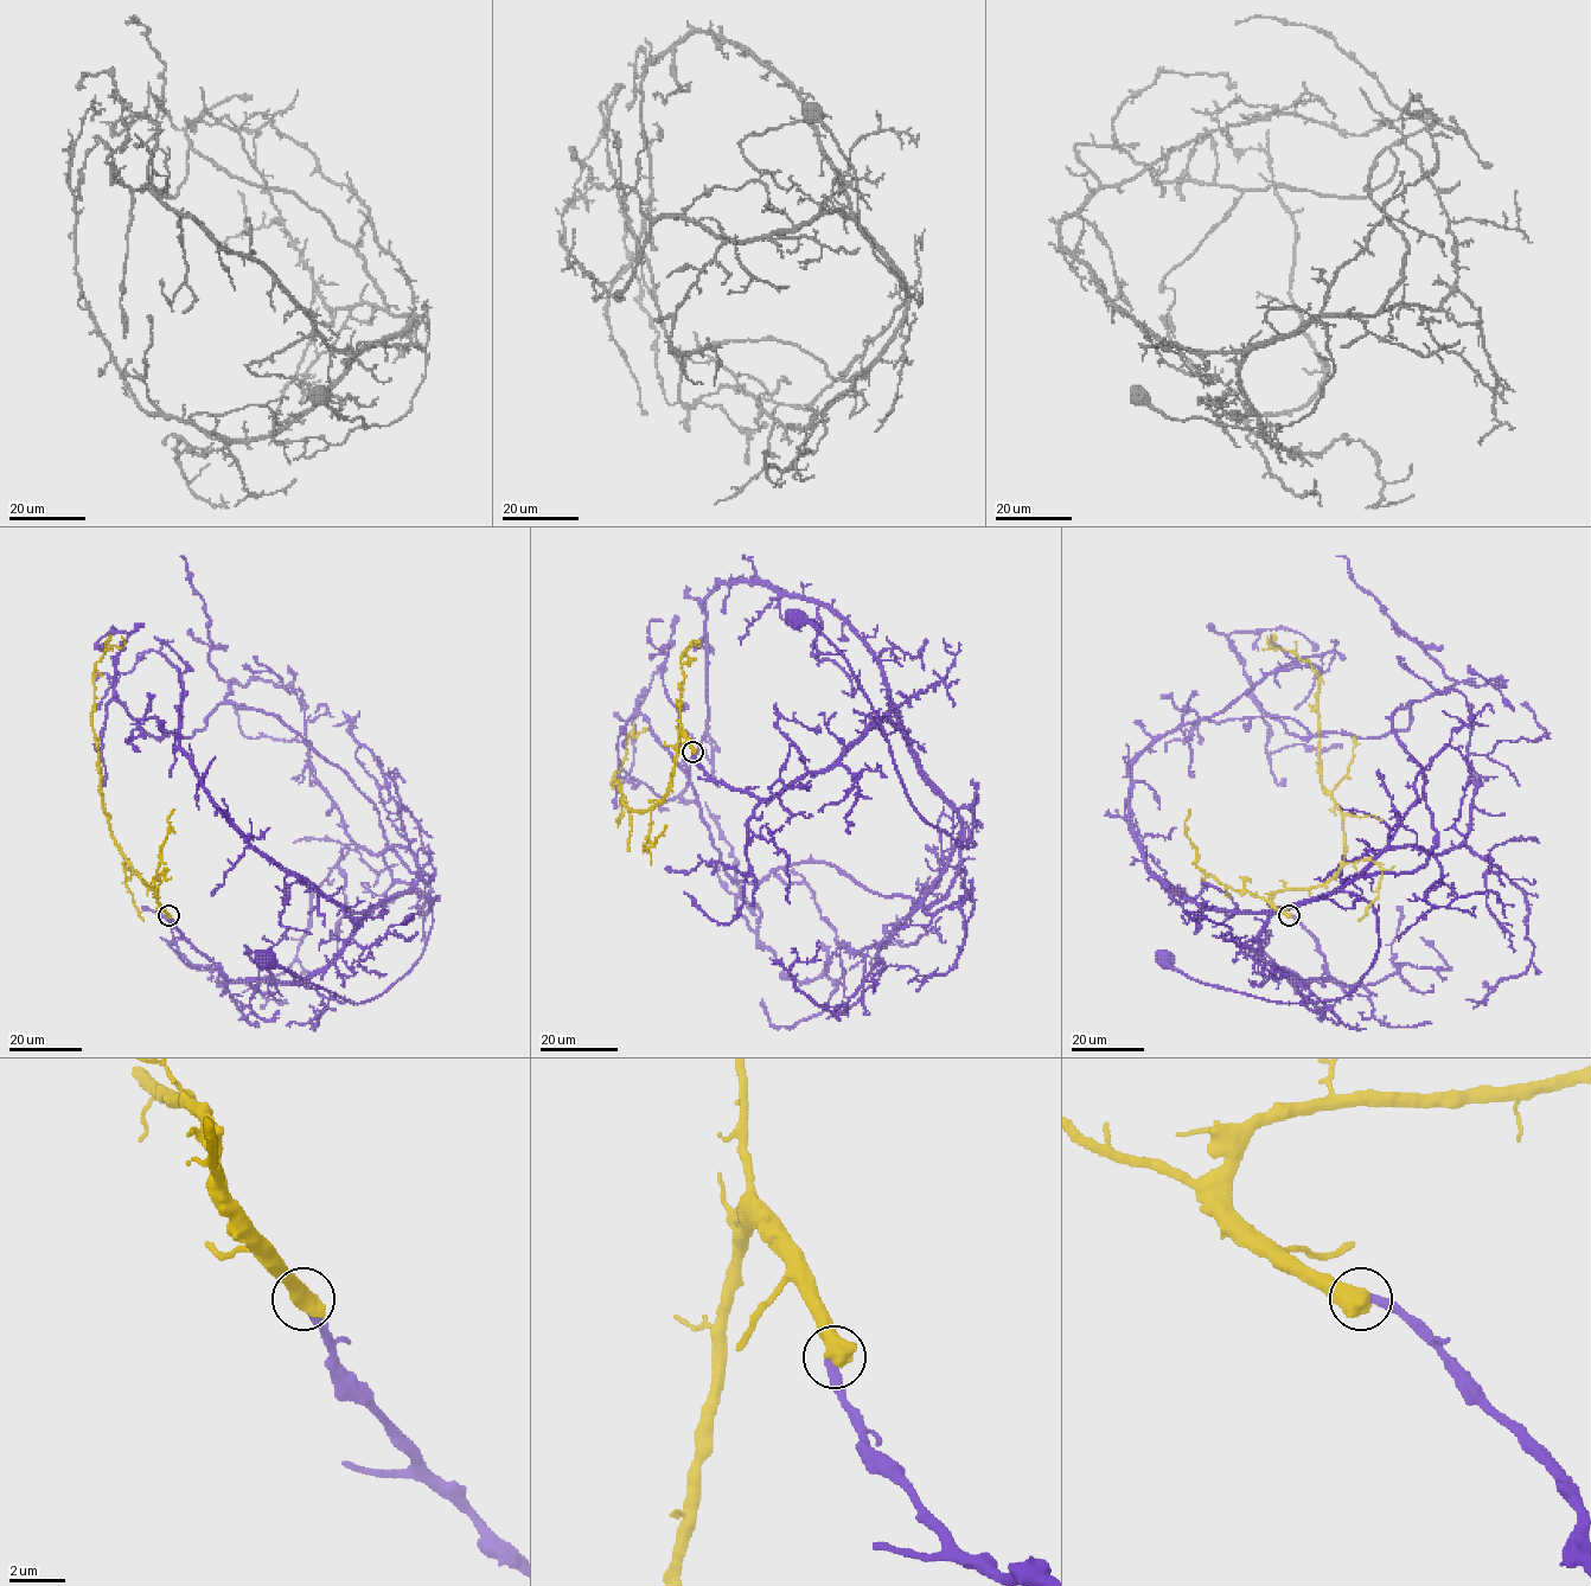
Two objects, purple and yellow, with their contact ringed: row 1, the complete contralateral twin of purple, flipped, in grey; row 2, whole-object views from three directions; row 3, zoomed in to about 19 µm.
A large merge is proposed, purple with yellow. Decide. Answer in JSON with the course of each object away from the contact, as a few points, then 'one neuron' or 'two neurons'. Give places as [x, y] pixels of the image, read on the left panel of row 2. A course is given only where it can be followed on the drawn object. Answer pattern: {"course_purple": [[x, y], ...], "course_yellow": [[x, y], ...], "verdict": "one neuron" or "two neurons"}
{"course_purple": [[167, 915], [232, 980], [301, 983], [379, 902], [416, 891], [429, 905], [420, 959], [359, 1003], [267, 958]], "course_yellow": [[168, 915], [114, 838], [103, 805], [98, 747], [91, 726], [94, 673], [107, 648], [122, 647], [122, 637]], "verdict": "two neurons"}

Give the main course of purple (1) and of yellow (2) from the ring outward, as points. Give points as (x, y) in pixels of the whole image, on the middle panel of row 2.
1: (692, 752), (711, 779), (761, 799), (824, 772), (887, 720), (975, 845), (914, 807), (847, 660), (798, 619)
2: (694, 752), (682, 734), (669, 792), (645, 811), (630, 810), (620, 786), (612, 782), (627, 740), (644, 728)

